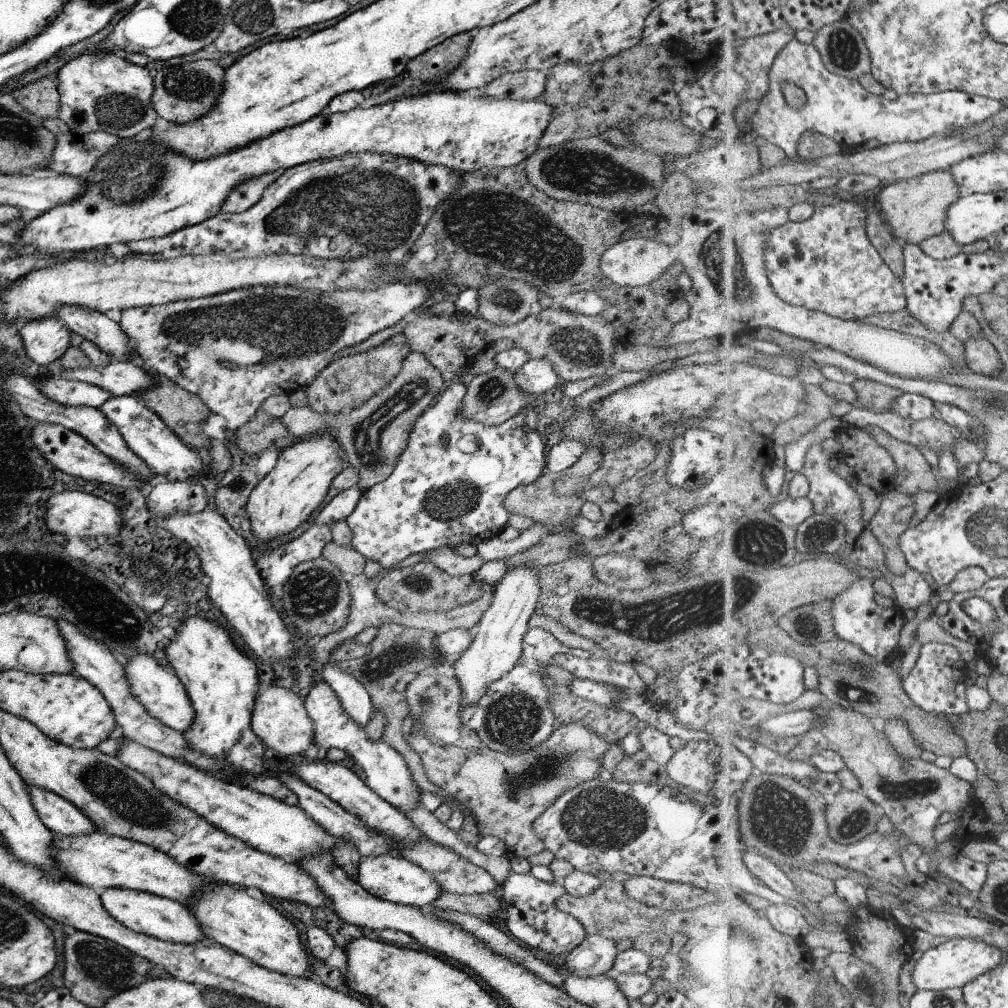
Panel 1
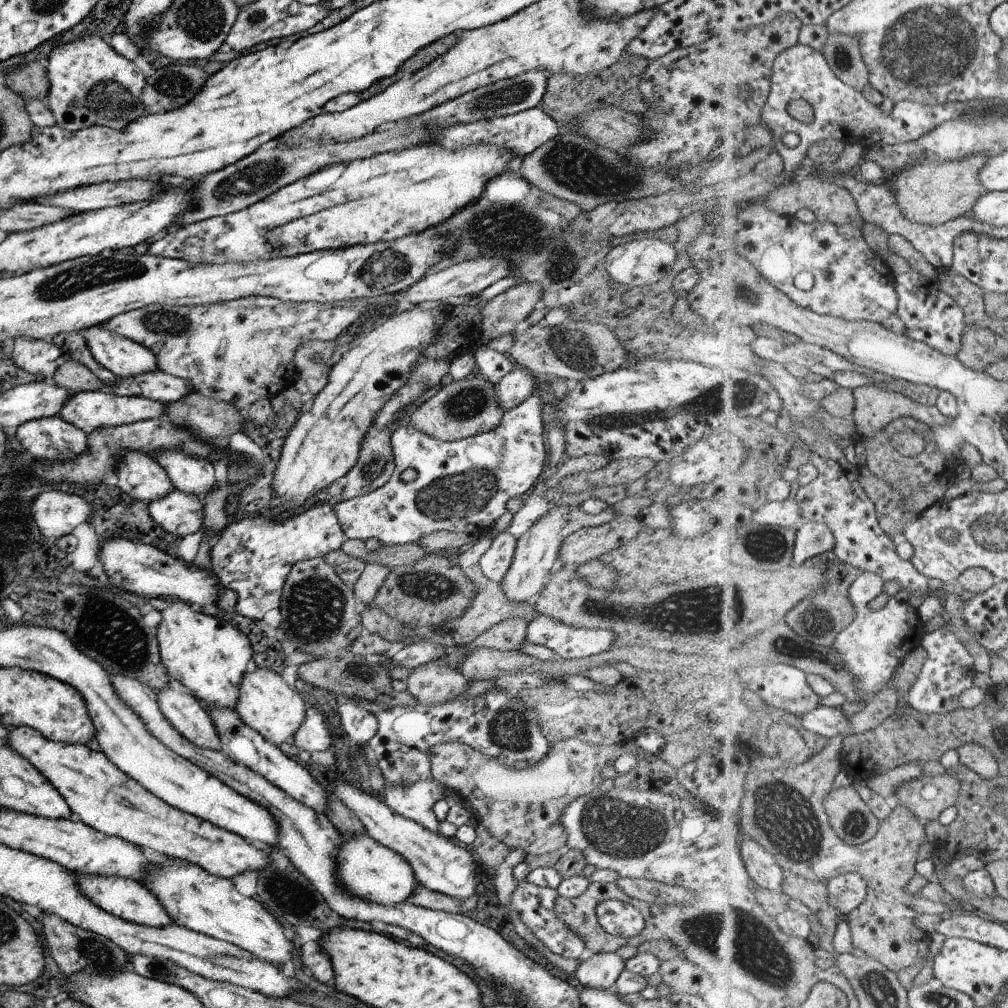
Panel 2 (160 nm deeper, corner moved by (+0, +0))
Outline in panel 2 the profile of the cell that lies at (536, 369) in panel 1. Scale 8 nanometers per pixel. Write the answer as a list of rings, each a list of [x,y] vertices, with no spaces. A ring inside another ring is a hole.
[[[521,367],[514,368],[506,376],[501,378],[495,385],[495,400],[501,410],[511,410],[513,406],[524,402],[531,394],[531,389],[538,378],[533,378],[533,374],[527,374]]]

